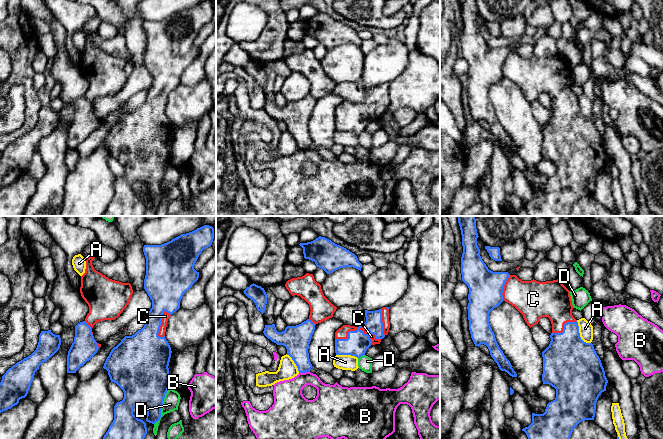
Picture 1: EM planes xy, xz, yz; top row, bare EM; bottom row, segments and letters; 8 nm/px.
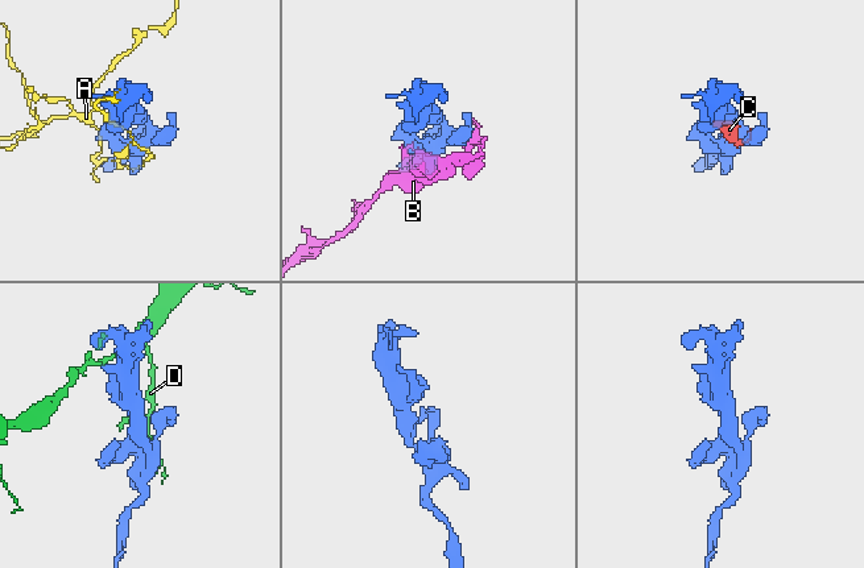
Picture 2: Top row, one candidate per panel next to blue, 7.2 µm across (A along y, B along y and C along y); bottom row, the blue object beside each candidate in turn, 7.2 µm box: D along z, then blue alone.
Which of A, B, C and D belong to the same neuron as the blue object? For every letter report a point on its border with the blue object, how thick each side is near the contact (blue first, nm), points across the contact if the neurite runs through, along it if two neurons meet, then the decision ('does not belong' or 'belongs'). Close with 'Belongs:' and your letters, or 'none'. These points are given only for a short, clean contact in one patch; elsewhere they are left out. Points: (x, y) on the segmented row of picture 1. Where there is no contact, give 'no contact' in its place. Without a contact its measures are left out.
A: yz (579, 334) | 420/110 nm | does not belong
B: xz (304, 372) | 190/240 nm | does not belong
C: xz (370, 333) | 190/50 nm | belongs
D: xy (161, 406) | 400/130 nm | does not belong
Belongs: C

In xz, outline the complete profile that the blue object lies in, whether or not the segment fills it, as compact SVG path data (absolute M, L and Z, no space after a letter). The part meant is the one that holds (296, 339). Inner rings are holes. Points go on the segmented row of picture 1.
M306 273L302 277L292 278L286 282L285 287L292 296L300 296L309 304L311 310L309 318L299 325L287 326L282 332L276 330L275 324L265 325L263 333L272 342L286 347L287 355L294 361L299 373L310 372L313 366L309 359L308 349L315 325L332 318L337 307L324 296L321 285L315 281L313 274Z

